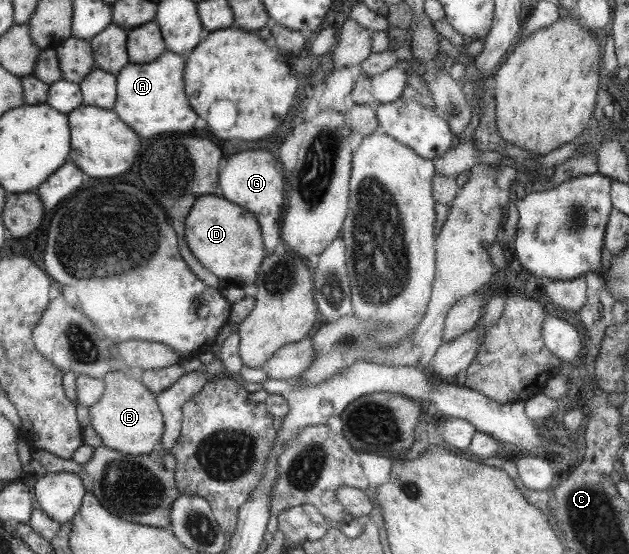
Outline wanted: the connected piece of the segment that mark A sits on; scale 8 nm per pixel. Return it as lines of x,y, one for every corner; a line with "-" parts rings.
165,52
147,64
129,63
123,66
116,79
116,98
113,111
123,123
131,123
139,137
147,139
165,131
191,131
197,115
187,105
183,95
183,59
174,52

